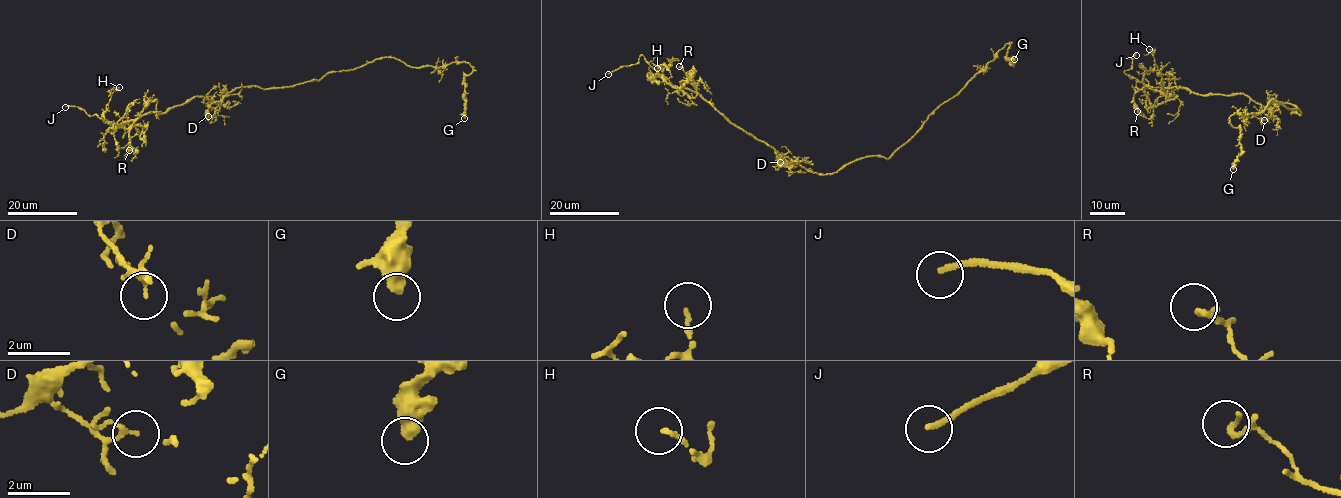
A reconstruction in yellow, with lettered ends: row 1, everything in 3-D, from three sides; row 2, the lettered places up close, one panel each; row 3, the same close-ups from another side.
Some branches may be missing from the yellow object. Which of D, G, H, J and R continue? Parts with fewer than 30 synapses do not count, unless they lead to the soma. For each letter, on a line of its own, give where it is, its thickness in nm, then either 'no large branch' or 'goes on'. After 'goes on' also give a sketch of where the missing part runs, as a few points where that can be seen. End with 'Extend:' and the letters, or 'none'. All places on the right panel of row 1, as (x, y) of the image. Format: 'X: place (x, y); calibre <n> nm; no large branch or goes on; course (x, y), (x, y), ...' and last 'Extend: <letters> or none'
D: place (1264, 120); calibre 90 nm; no large branch
G: place (1233, 169); calibre 460 nm; no large branch
H: place (1149, 49); calibre 130 nm; no large branch
J: place (1136, 55); calibre 180 nm; goes on; course (1136, 55), (1151, 71), (1160, 68), (1163, 60)
R: place (1137, 111); calibre 190 nm; no large branch
Extend: J

